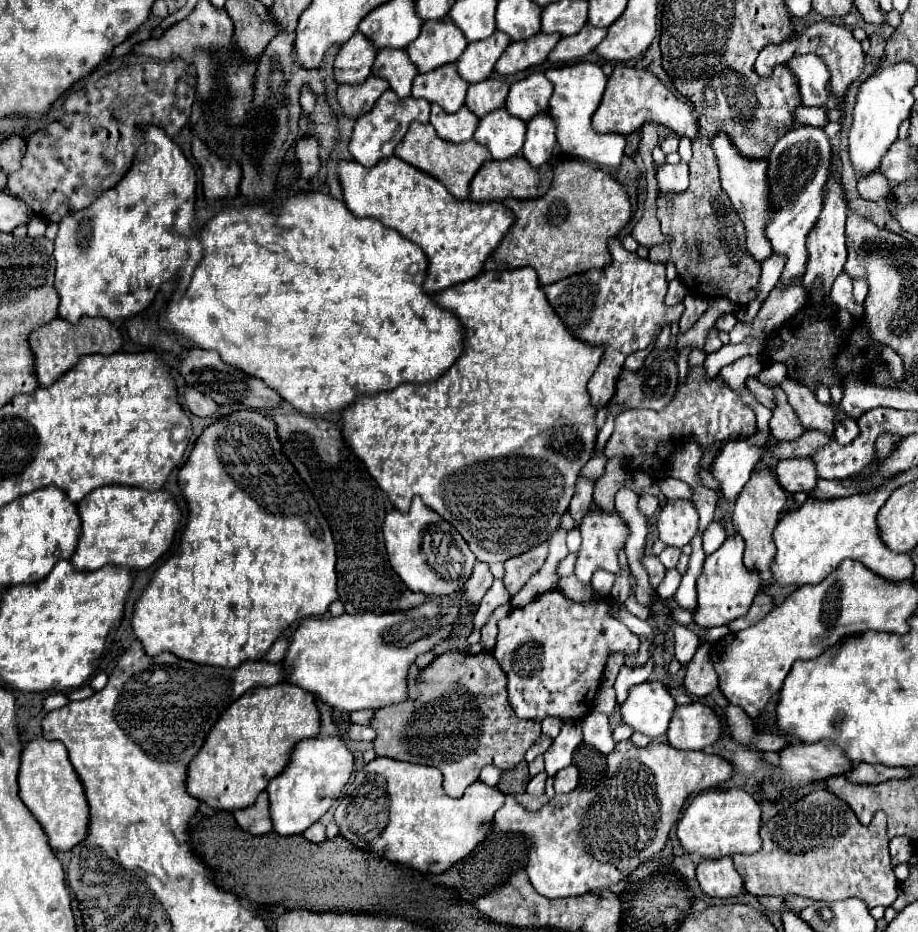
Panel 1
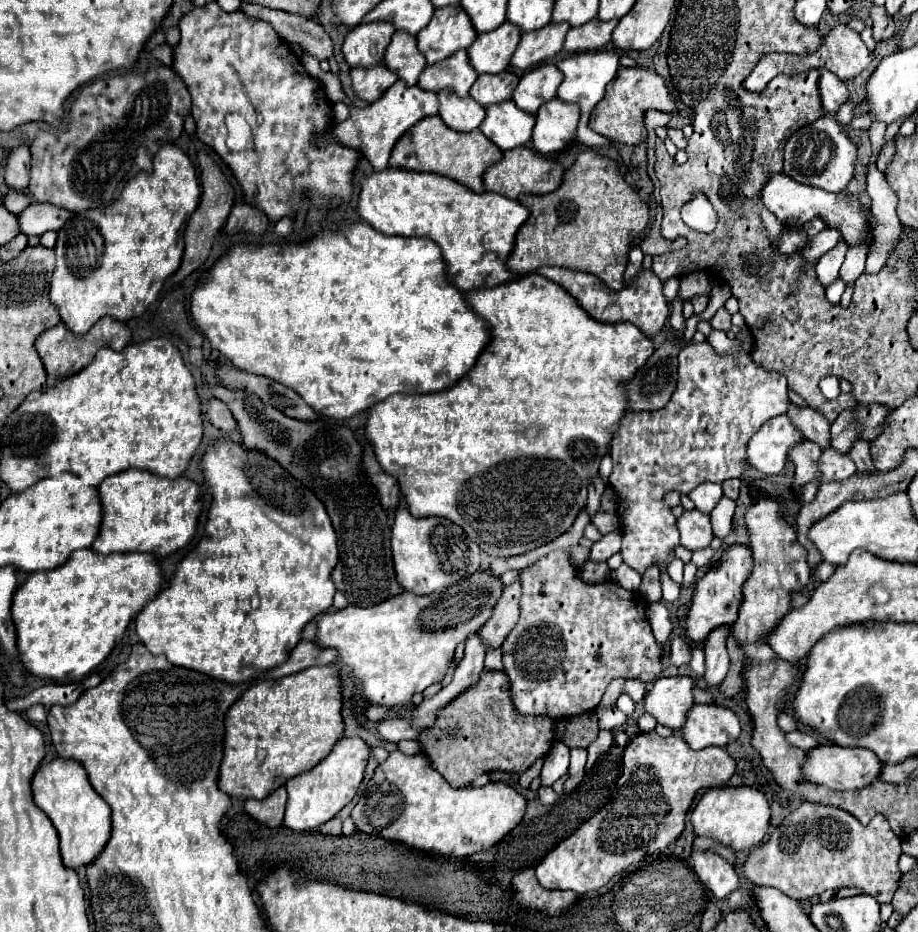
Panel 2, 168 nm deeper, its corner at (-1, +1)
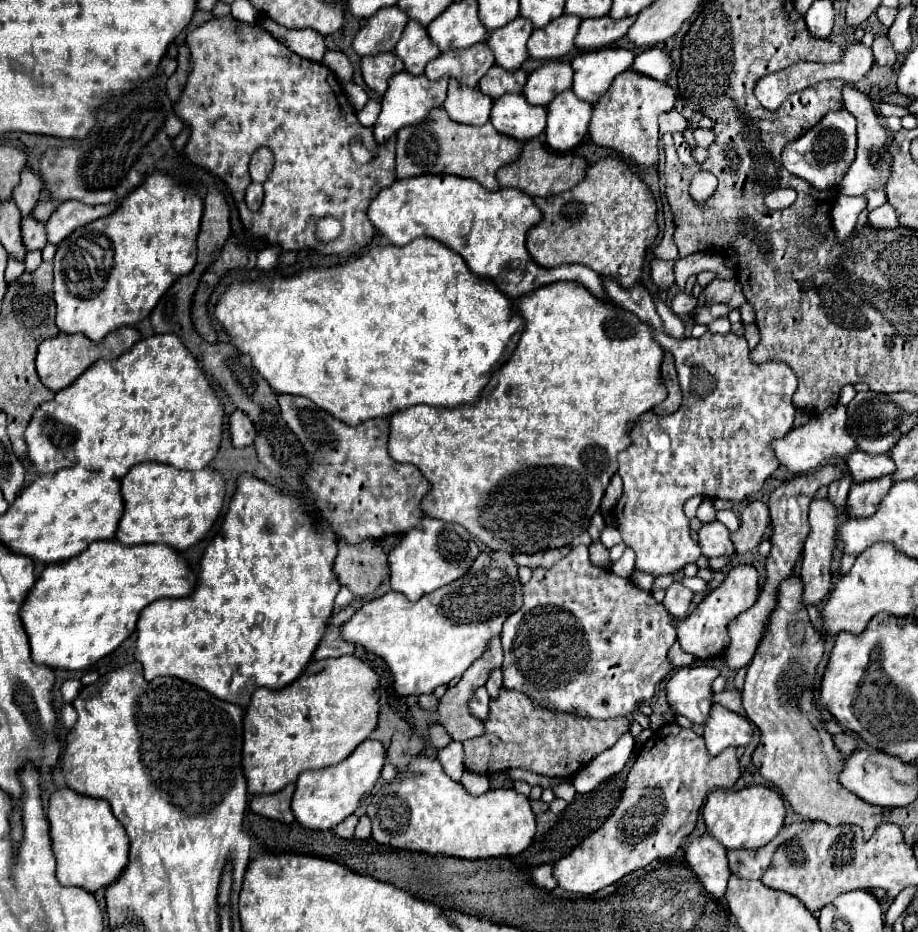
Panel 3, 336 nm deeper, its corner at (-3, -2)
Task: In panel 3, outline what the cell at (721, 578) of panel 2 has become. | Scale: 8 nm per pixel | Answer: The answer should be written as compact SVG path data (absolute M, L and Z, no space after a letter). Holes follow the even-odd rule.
M752 565L734 567L720 587L716 587L686 619L676 623L678 643L682 645L682 649L686 653L692 653L698 659L710 659L710 657L722 655L730 643L728 623L758 601L758 593L760 593L758 579L760 579L760 575Z

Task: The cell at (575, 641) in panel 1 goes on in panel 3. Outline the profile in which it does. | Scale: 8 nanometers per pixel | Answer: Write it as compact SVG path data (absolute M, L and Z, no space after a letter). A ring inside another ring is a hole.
M576 545L552 569L534 569L532 579L522 589L524 605L508 617L500 633L506 689L534 697L538 705L552 711L578 713L592 719L614 719L630 715L640 703L650 701L658 683L672 673L674 665L668 661L668 649L676 641L674 619L650 591L642 591L630 579L592 565L588 547Z

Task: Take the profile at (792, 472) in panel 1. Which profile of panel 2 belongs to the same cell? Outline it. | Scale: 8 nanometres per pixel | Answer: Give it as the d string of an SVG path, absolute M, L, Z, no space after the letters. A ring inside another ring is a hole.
M832 448L822 450L822 456L818 458L818 482L830 482L830 480L844 480L856 472L854 462L846 458L846 454L838 454Z

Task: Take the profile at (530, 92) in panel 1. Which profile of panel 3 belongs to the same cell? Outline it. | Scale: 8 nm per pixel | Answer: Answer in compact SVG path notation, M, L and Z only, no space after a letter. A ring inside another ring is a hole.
M550 61L530 73L524 97L532 105L548 105L558 93L572 87L572 67L564 61Z

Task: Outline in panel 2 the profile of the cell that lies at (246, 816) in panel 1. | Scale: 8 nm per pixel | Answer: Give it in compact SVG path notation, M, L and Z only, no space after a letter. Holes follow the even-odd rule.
M280 786L264 800L246 800L244 810L264 826L280 826L286 806L286 790Z

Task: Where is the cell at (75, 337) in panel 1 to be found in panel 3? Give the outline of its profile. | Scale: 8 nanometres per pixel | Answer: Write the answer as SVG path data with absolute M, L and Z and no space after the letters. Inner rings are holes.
M122 327L116 333L108 335L100 343L92 343L84 335L66 335L66 333L60 333L58 337L46 339L38 347L36 371L38 371L38 377L40 377L42 385L56 393L56 391L68 387L68 385L72 385L94 361L98 361L98 359L114 359L116 357L116 349L110 347L110 345L126 345L126 351L130 351L132 345L136 345L136 341L140 341L140 333L138 333L136 327Z

